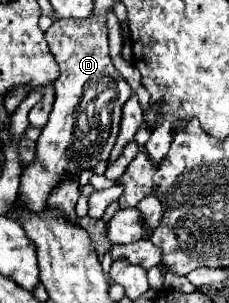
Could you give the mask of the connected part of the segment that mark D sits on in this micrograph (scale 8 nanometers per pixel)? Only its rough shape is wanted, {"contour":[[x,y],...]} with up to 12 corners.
{"contour":[[56,19],[60,75],[18,205],[108,161],[134,93],[106,21]]}

